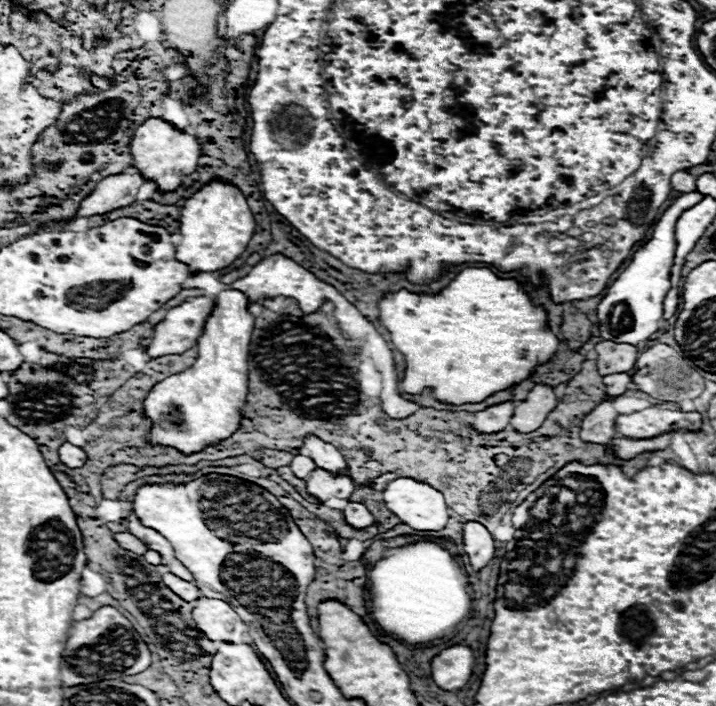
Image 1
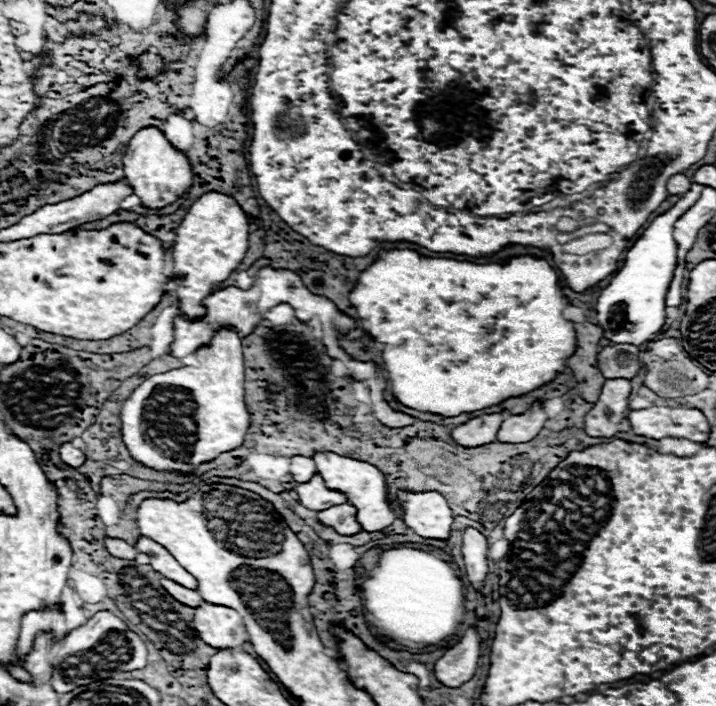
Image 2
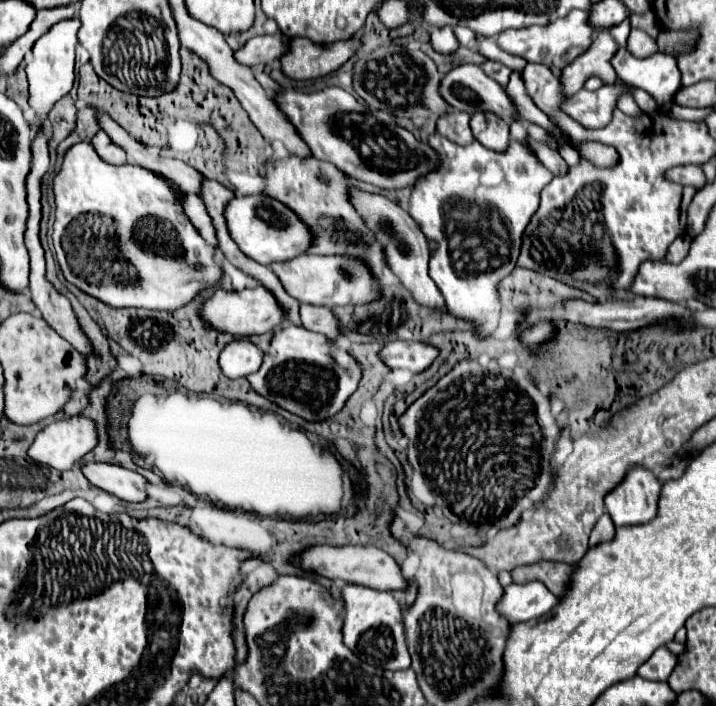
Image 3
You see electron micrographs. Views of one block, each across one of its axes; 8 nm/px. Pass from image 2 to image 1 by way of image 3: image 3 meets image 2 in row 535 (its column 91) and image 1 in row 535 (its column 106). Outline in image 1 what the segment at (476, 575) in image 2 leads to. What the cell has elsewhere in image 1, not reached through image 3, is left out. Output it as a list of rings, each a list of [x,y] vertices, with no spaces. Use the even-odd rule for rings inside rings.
[[[480,522],[464,524],[464,552],[468,554],[474,570],[482,570],[494,556],[494,550],[496,550],[494,538],[484,524]]]

